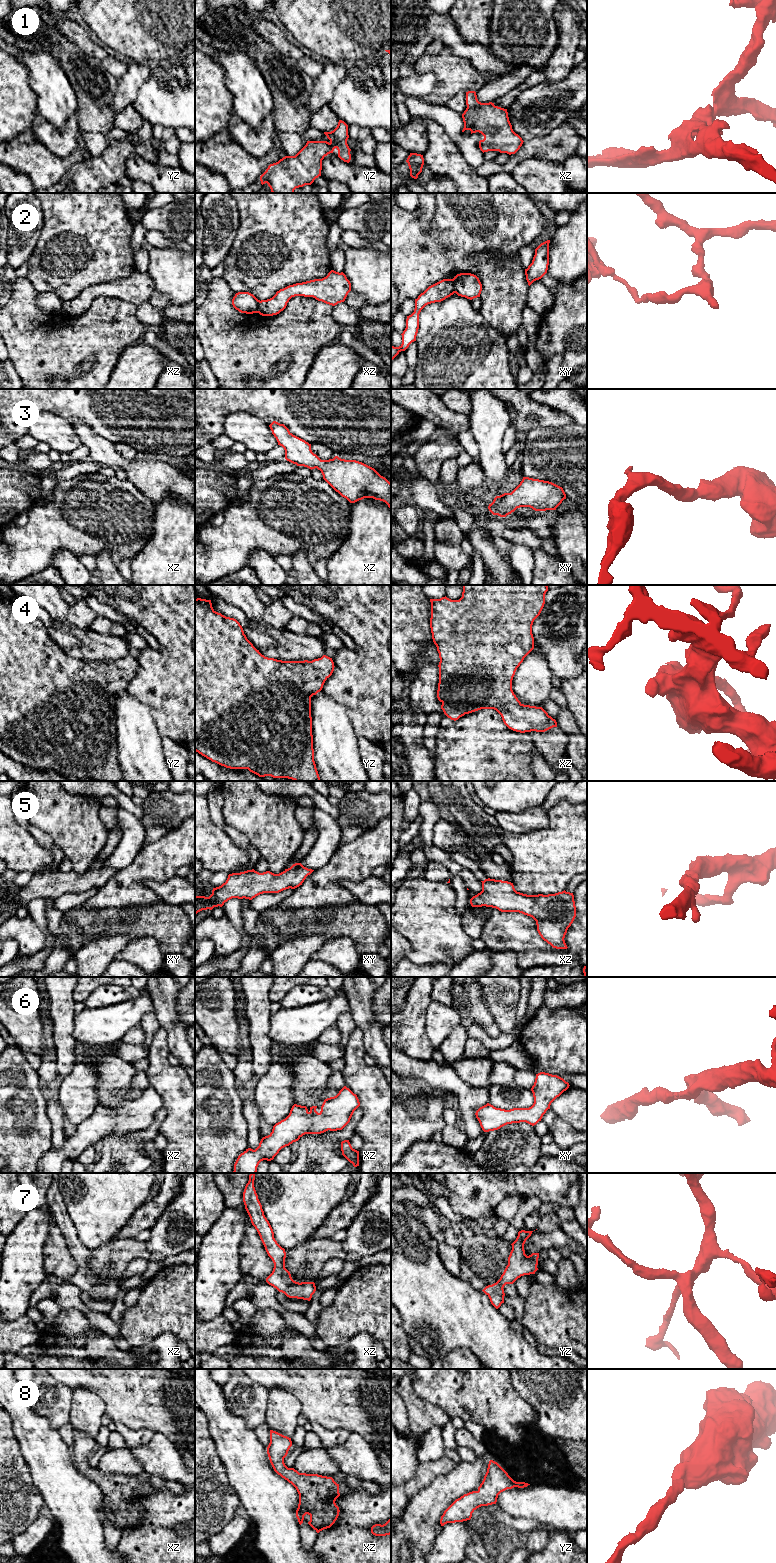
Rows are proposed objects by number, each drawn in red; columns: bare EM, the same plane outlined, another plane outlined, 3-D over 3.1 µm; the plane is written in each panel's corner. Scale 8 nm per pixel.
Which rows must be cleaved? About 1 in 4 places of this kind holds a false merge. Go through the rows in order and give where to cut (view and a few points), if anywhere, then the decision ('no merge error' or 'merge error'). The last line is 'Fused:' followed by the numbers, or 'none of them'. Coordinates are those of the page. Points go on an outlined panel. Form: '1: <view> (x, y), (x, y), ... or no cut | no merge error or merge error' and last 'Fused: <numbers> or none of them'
1: no cut | no merge error
2: xy (452, 279), (454, 292) | merge error
3: no cut | no merge error
4: no cut | no merge error
5: no cut | no merge error
6: no cut | no merge error
7: no cut | no merge error
8: no cut | no merge error
Fused: 2

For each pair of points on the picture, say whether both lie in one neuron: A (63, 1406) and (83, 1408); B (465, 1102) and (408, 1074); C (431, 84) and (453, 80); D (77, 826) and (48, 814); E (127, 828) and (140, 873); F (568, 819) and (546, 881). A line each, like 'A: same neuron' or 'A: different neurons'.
A: different neurons
B: same neuron
C: different neurons
D: same neuron
E: different neurons
F: same neuron

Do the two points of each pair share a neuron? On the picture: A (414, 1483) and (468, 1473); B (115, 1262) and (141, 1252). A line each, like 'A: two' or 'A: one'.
A: two
B: one

